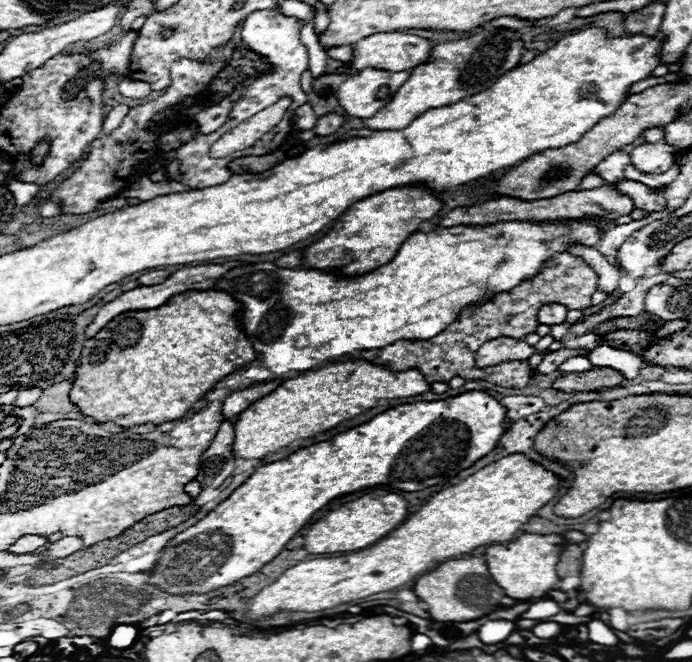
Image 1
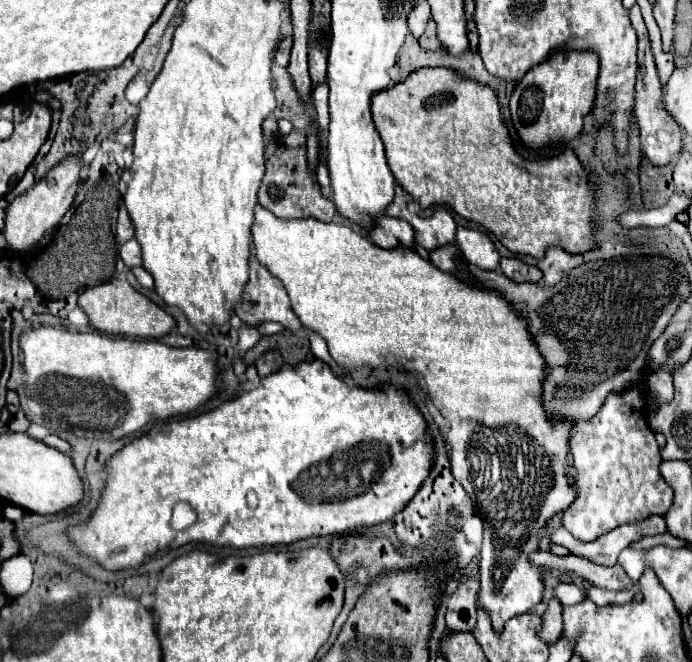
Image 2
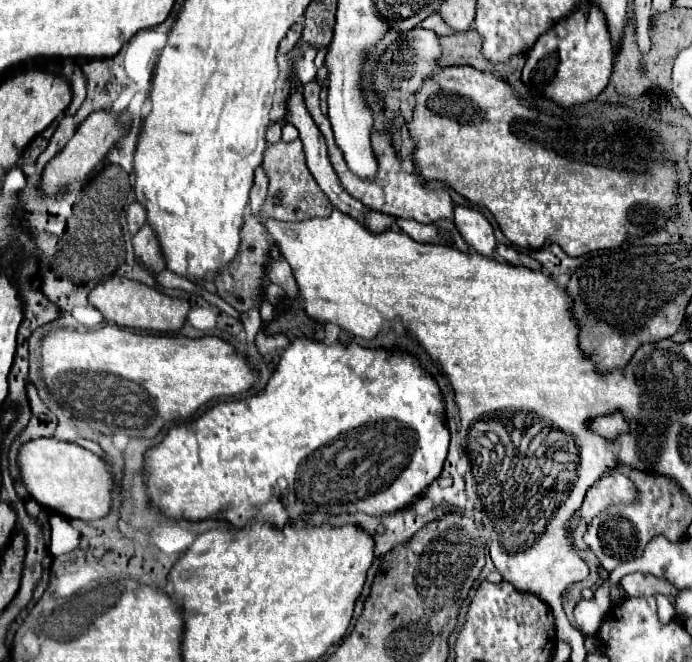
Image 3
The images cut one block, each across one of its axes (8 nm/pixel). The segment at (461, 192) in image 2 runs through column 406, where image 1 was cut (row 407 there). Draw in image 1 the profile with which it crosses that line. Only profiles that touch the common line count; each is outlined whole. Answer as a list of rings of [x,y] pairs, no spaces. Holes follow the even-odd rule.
[[[190,290],[186,294],[178,294],[174,302],[156,308],[154,312],[160,316],[156,320],[146,320],[144,312],[120,314],[94,338],[84,342],[82,358],[70,390],[72,404],[76,404],[84,416],[94,418],[98,424],[114,422],[122,428],[140,424],[160,426],[164,422],[180,420],[198,400],[204,398],[208,390],[212,390],[216,382],[236,372],[240,366],[256,360],[252,344],[236,322],[238,310],[240,304],[226,292]],[[228,354],[236,354],[238,358],[228,360]]]

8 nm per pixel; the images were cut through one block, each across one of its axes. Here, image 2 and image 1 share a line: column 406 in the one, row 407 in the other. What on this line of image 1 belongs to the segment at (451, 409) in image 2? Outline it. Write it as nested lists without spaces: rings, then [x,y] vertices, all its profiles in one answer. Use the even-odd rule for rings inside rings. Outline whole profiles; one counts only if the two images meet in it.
[[[348,360],[320,370],[306,370],[304,374],[286,380],[276,392],[260,398],[244,410],[234,426],[232,454],[236,458],[254,460],[276,452],[298,438],[310,438],[318,432],[330,430],[360,412],[374,408],[382,398],[406,398],[430,392],[430,384],[418,370],[390,372],[364,360]]]

